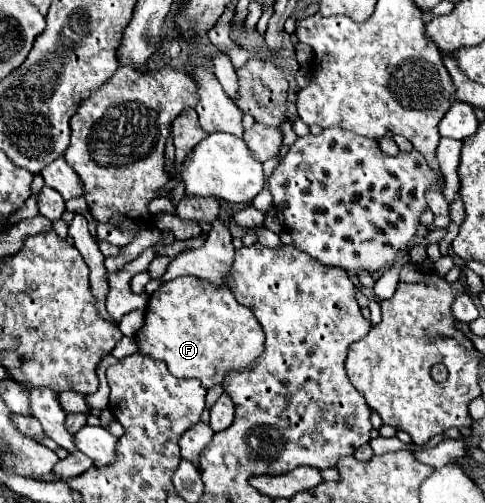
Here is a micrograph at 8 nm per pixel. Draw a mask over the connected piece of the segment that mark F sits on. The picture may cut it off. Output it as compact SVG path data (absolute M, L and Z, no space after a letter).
M179 277L165 285L161 285L149 299L145 323L135 335L135 343L139 347L137 353L161 359L167 363L169 371L181 379L199 379L205 389L213 385L223 385L227 373L247 369L265 349L265 333L259 321L253 317L251 309L241 307L233 293L223 287L213 287L195 277Z

